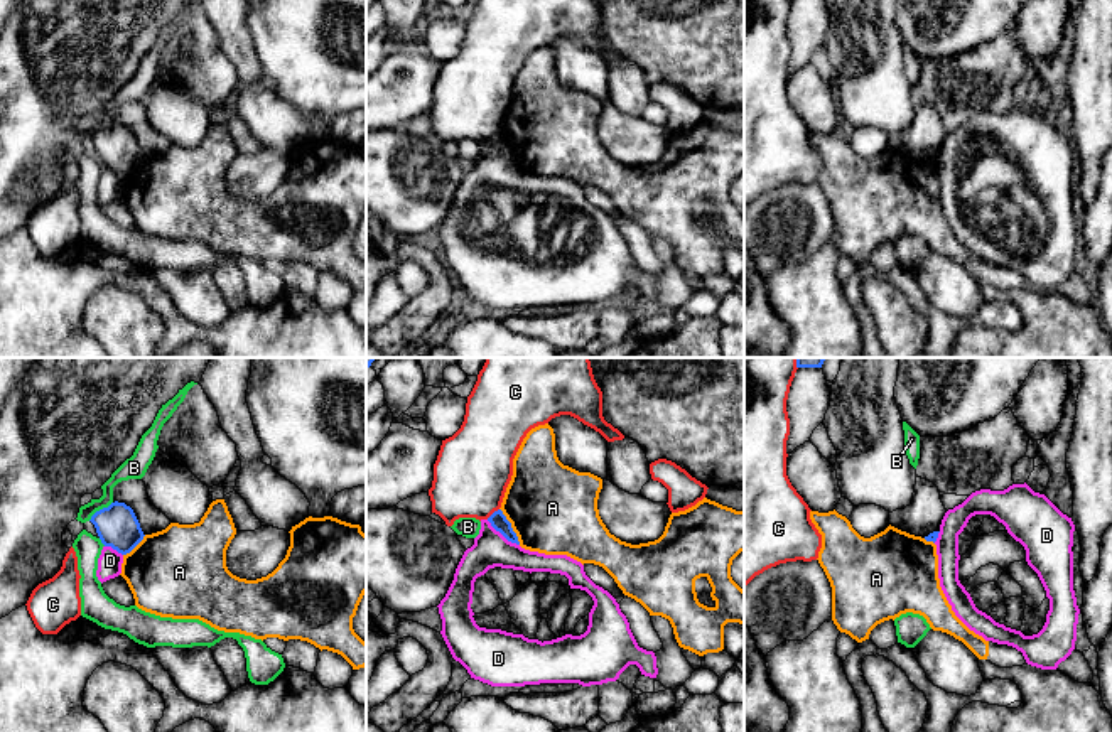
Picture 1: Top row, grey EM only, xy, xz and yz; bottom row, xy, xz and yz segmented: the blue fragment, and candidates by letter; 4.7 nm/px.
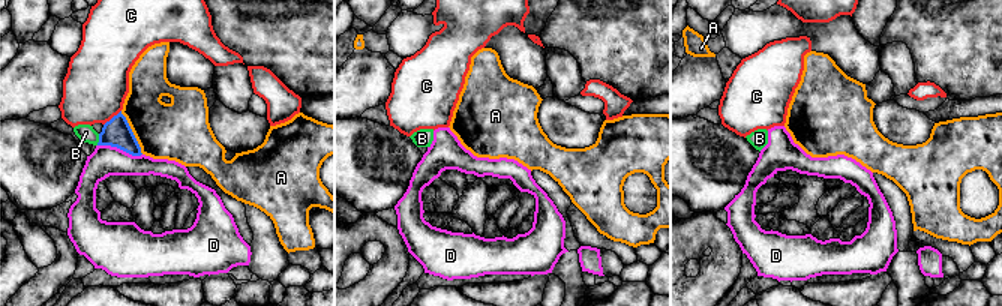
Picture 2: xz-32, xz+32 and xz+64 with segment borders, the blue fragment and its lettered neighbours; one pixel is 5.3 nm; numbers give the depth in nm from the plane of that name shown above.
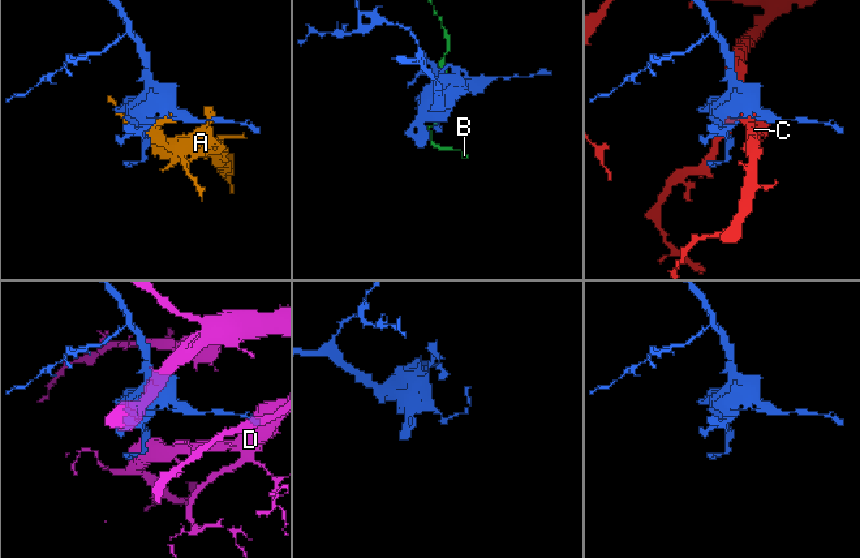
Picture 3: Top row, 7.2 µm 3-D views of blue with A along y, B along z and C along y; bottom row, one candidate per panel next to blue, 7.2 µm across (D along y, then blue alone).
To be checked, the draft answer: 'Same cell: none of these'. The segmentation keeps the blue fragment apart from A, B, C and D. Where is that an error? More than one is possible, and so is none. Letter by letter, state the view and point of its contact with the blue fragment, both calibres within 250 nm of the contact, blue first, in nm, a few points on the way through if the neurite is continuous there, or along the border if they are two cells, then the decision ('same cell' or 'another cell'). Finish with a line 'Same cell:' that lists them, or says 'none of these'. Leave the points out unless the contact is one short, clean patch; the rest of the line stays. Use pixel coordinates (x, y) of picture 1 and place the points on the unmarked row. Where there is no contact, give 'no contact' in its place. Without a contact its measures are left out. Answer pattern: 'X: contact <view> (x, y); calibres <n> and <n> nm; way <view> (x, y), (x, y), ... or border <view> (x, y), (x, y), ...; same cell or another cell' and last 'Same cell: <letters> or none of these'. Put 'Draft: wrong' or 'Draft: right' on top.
Draft: right
A: contact xz (510, 149); calibres 80 and 420 nm; another cell
B: contact xy (100, 132); calibres 200 and 100 nm; border xy (112, 123), (88, 142); another cell
C: contact xz (493, 135); calibres 80 and 360 nm; another cell
D: contact xz (503, 157); calibres 80 and 170 nm; another cell
Same cell: none of these

